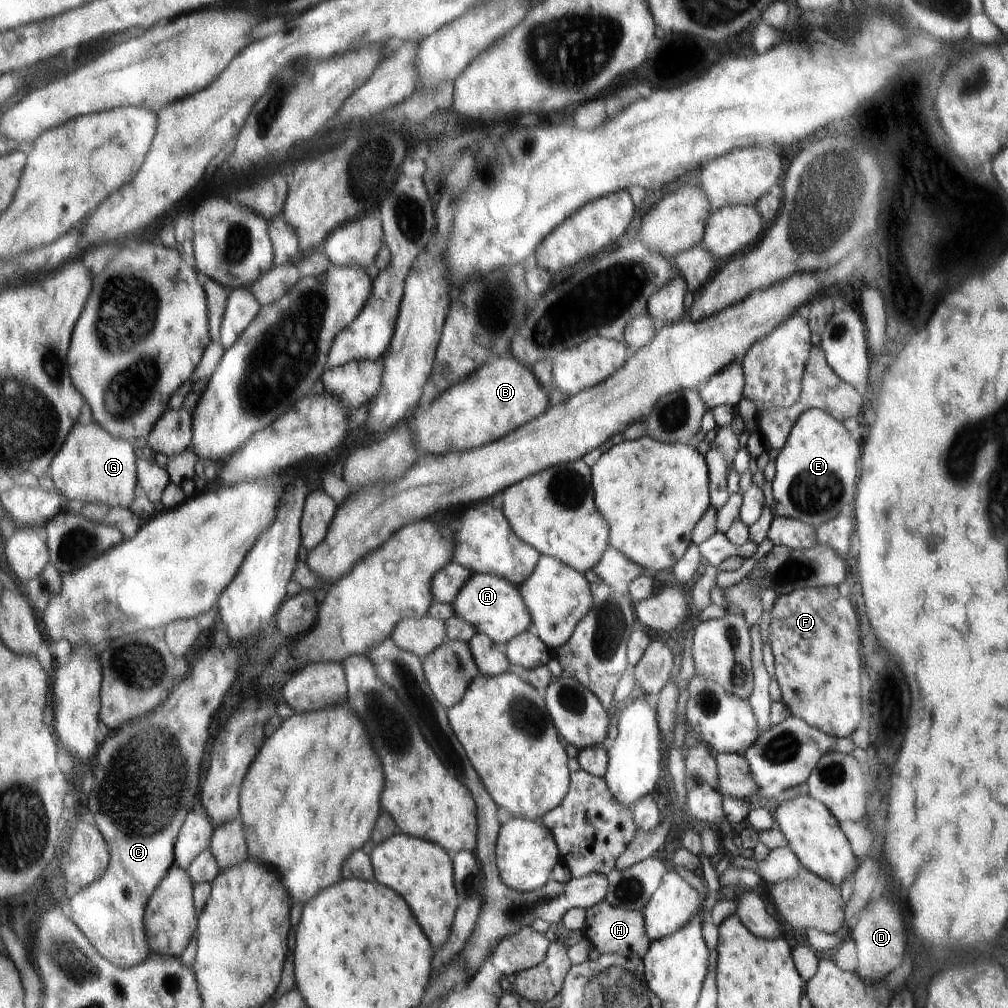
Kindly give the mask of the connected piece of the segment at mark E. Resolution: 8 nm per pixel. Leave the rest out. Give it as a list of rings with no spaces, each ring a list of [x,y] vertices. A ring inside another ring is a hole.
[[[811,408],[798,417],[775,465],[771,485],[776,516],[796,519],[817,529],[854,502],[860,476],[860,446],[842,426],[842,420],[822,409]]]

